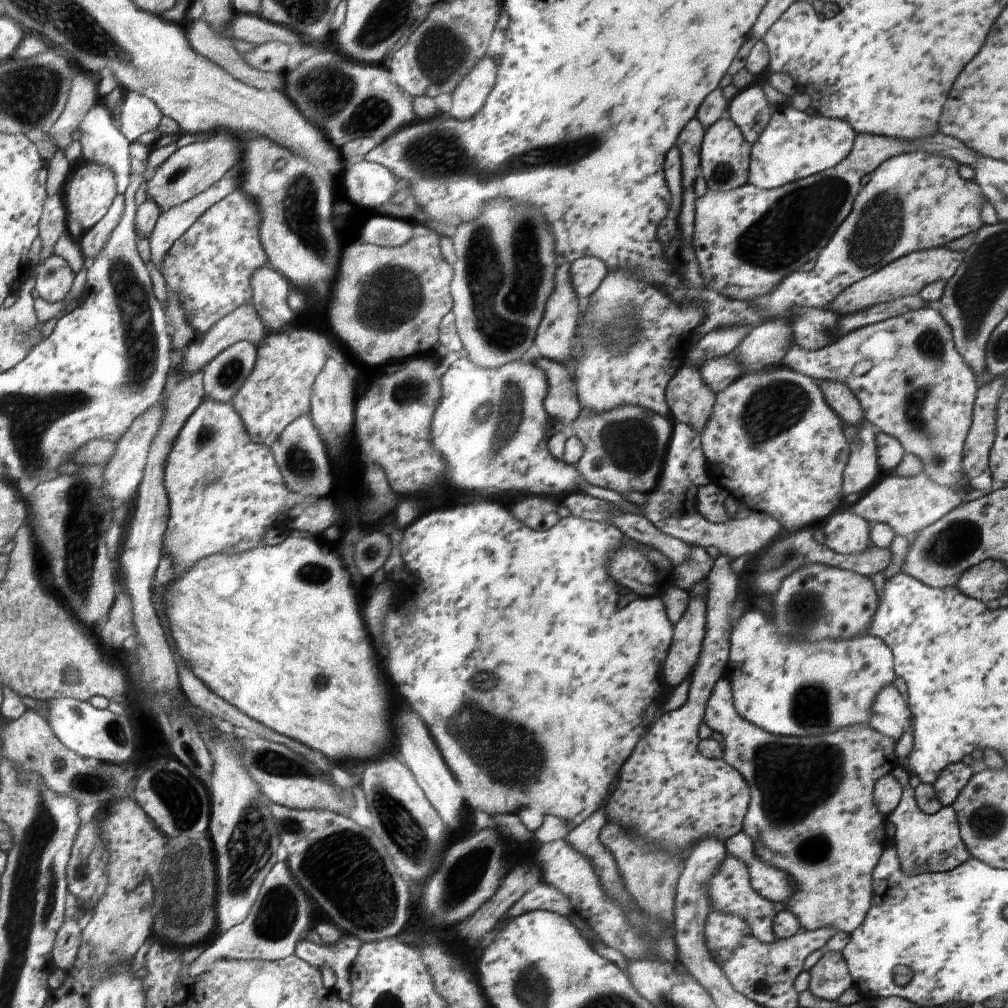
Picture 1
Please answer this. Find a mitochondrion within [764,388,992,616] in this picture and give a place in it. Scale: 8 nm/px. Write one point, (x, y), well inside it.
(958, 539)

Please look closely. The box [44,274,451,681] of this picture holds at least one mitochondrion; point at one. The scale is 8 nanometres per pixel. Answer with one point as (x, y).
(84, 514)

